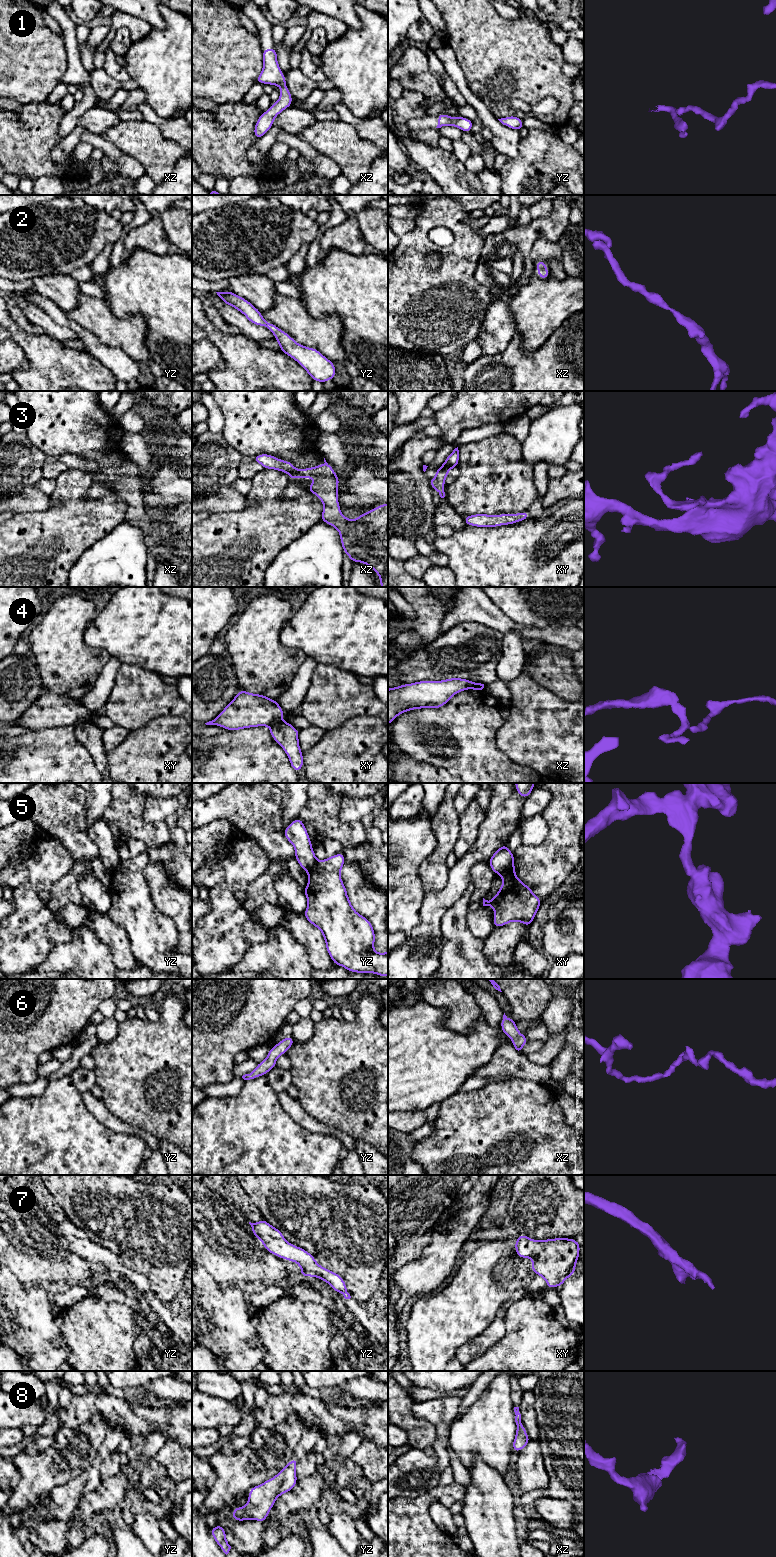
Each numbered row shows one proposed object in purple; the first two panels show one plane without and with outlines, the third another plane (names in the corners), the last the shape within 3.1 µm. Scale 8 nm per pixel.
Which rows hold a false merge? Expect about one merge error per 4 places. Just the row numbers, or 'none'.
4, 5

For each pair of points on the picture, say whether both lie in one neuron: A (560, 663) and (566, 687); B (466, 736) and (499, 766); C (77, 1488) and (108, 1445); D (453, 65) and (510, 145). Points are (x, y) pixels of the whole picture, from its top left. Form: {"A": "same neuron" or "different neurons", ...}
{"A": "same neuron", "B": "same neuron", "C": "same neuron", "D": "same neuron"}

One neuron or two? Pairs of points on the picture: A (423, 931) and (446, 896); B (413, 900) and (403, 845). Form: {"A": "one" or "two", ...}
{"A": "one", "B": "one"}

